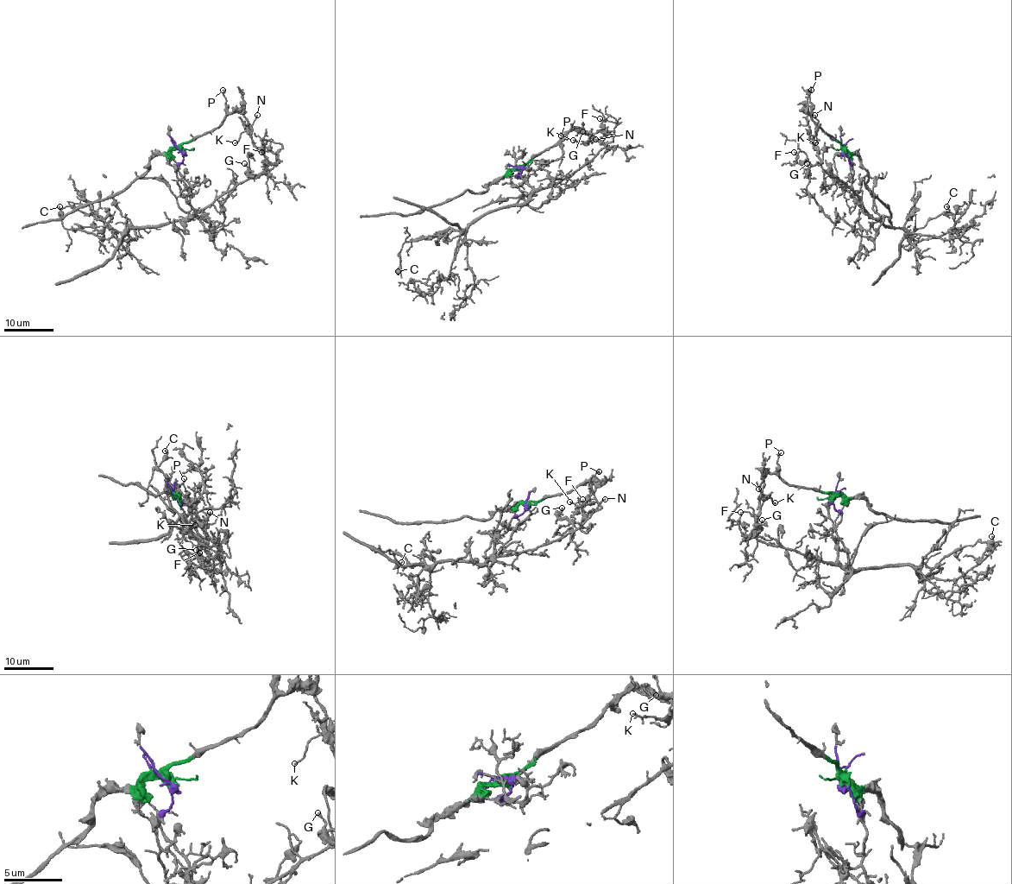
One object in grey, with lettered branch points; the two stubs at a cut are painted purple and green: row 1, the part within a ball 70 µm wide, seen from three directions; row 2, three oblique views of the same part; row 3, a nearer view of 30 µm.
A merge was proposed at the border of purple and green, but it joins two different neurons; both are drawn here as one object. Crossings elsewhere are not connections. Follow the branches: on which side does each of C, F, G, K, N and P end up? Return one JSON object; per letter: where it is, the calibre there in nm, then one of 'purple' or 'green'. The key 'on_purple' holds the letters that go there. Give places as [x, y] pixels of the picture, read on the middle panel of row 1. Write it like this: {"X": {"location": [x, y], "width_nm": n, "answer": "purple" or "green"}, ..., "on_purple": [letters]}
{"C": {"location": [398, 271], "width_nm": 140, "answer": "purple"}, "F": {"location": [600, 118], "width_nm": 120, "answer": "purple"}, "G": {"location": [582, 131], "width_nm": 180, "answer": "purple"}, "K": {"location": [573, 140], "width_nm": 130, "answer": "purple"}, "N": {"location": [595, 139], "width_nm": 130, "answer": "purple"}, "P": {"location": [561, 135], "width_nm": 150, "answer": "green"}, "on_purple": ["C", "F", "G", "K", "N"]}

